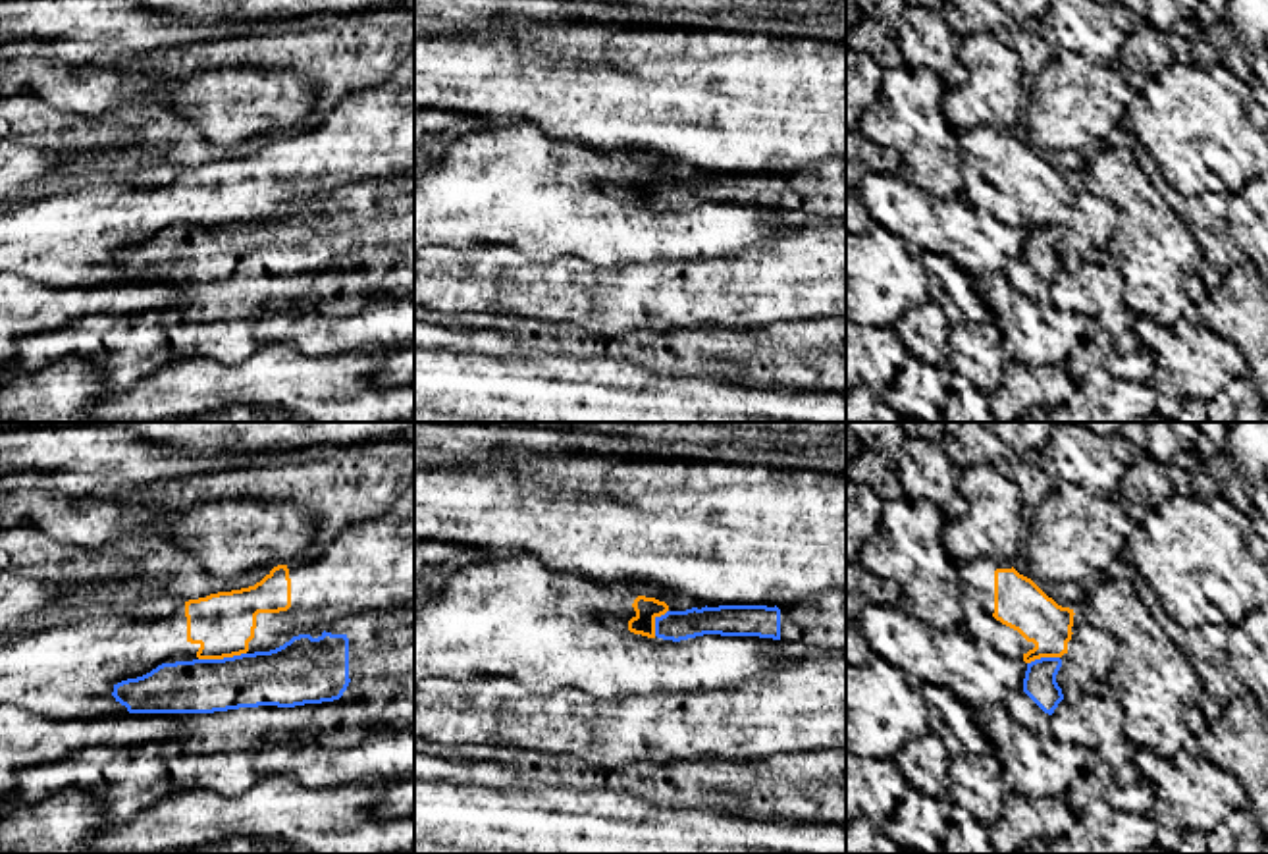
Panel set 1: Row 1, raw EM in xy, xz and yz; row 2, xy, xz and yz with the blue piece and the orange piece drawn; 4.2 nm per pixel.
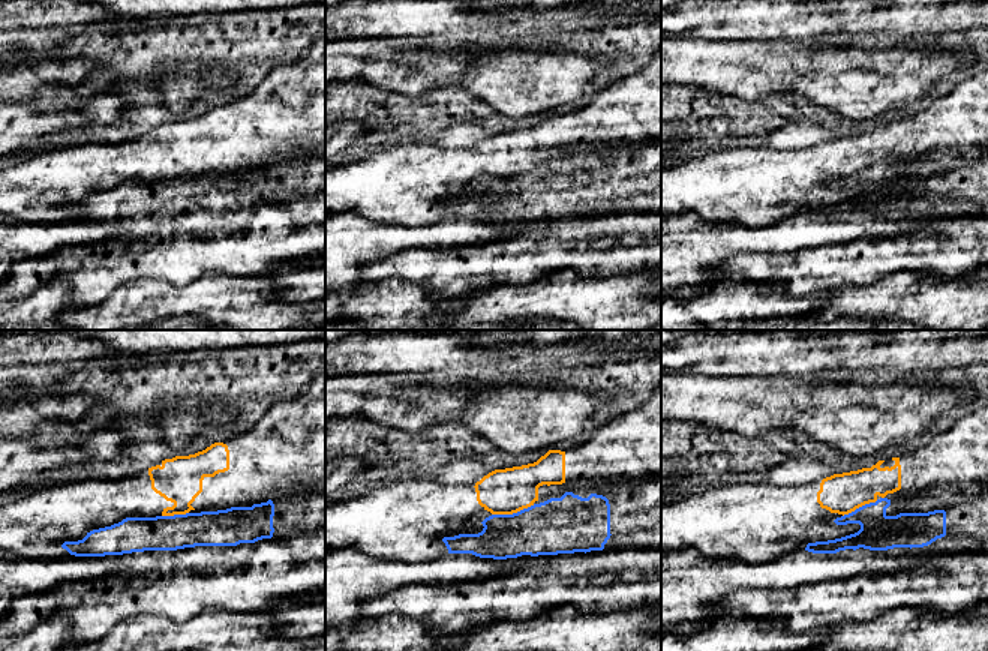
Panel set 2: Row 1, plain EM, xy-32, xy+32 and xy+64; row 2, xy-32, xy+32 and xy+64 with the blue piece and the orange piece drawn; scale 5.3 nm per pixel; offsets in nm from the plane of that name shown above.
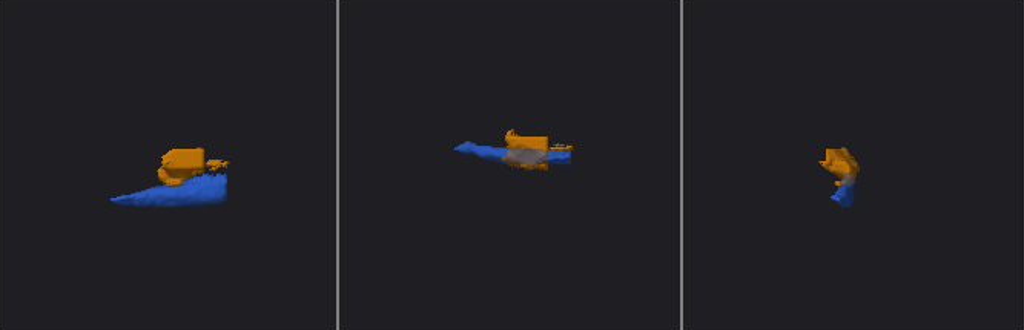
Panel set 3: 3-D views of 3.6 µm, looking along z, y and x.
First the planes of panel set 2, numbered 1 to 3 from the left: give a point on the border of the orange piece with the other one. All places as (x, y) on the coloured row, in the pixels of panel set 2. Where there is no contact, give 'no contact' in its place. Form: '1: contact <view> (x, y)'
1: contact xy-32 (174, 515)
2: contact xy+32 (513, 513)
3: contact xy+64 (859, 507)

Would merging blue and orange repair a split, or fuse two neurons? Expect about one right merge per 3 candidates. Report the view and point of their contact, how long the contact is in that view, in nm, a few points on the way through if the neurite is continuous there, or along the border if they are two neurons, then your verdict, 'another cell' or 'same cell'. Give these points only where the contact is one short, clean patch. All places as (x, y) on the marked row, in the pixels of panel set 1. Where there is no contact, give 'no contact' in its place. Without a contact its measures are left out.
meets blue in xy at (224, 658); contact 200 nm long; border along xy (245, 652), (199, 660); another cell

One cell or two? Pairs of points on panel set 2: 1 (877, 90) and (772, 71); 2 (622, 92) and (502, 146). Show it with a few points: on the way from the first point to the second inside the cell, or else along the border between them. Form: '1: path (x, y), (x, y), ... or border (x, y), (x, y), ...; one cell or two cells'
1: path (852, 81), (837, 74), (798, 71); one cell
2: path (592, 119), (573, 134), (532, 144); one cell

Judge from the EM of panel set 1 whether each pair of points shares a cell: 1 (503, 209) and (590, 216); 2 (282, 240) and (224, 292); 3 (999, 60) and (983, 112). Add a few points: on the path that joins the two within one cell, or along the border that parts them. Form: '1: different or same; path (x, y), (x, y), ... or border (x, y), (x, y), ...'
1: same; path (525, 209), (569, 213)
2: same; path (268, 251), (237, 278)
3: same; path (995, 74), (995, 87), (989, 99)

